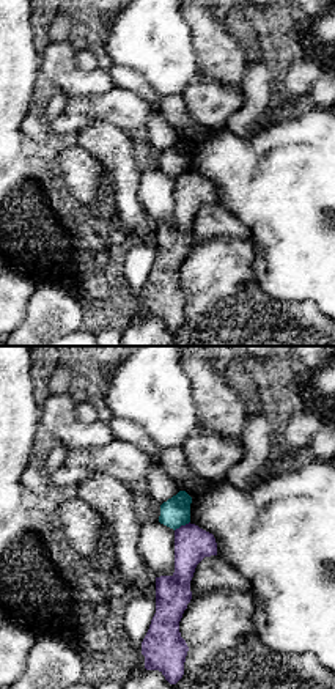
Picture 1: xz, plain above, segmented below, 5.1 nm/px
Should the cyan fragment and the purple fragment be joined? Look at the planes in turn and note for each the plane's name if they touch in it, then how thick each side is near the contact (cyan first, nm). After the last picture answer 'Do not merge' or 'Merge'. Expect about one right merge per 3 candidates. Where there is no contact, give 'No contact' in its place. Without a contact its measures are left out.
Touches cyan in xz. Thickness 150 nm (cyan) against 180 nm

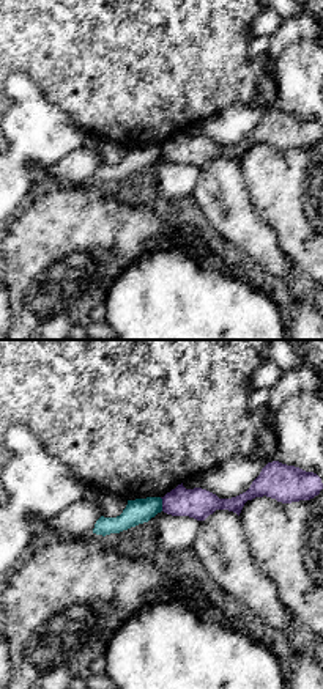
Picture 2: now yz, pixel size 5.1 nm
Touches cyan in yz. Thickness 130 nm (cyan) against 160 nm

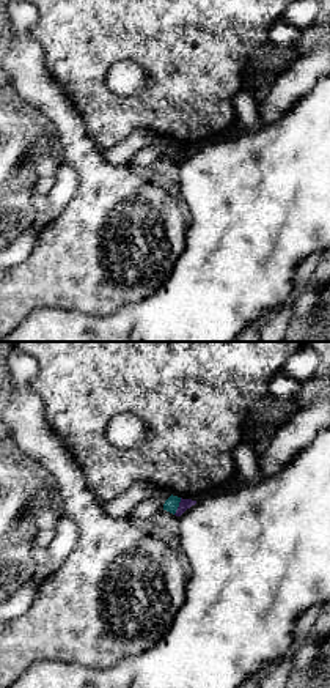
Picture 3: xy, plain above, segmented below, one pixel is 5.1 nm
Touches cyan in xy. Thickness 70 nm (cyan) against 60 nm

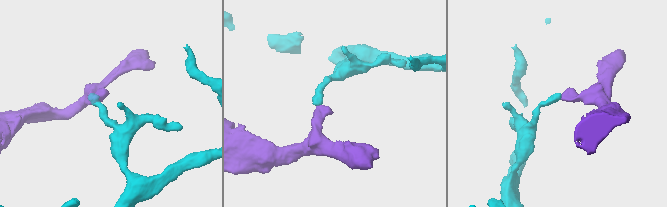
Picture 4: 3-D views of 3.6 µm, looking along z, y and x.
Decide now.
Do not merge

